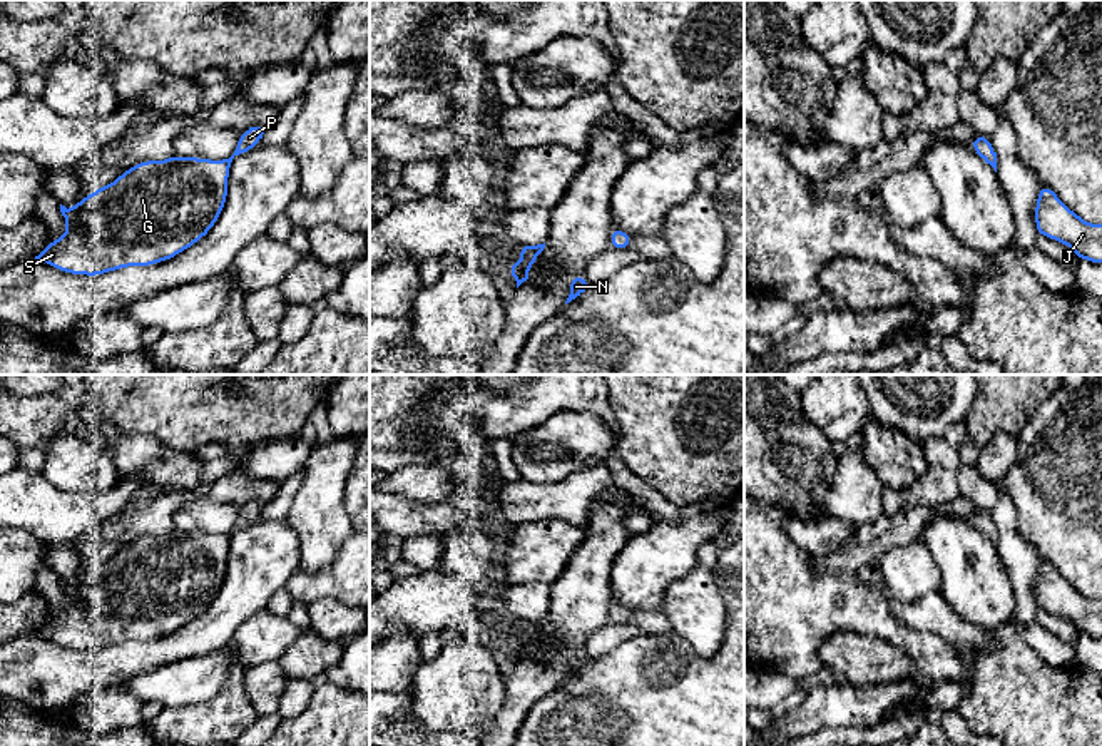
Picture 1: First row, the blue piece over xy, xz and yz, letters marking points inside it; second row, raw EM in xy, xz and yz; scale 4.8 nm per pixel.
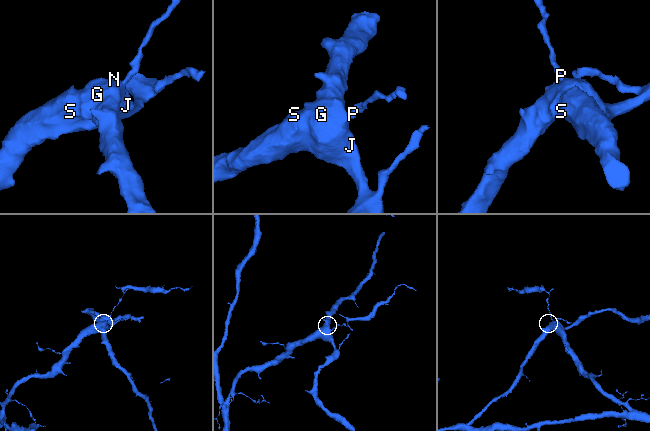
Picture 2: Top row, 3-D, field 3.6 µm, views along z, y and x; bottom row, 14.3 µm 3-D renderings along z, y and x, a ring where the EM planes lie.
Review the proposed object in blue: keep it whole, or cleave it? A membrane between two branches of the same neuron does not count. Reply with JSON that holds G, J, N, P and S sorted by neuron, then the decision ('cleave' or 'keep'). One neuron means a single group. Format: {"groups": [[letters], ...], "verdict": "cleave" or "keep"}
{"groups": [["G", "J", "N", "P", "S"]], "verdict": "keep"}

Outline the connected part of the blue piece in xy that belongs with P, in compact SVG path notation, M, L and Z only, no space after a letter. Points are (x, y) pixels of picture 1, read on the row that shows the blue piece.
M266 129L242 130L229 159L186 159L176 154L166 161L144 161L122 172L112 184L79 199L72 209L60 204L67 231L59 241L47 241L45 249L35 259L64 273L85 276L172 259L202 239L216 224L227 199L232 159L261 144Z

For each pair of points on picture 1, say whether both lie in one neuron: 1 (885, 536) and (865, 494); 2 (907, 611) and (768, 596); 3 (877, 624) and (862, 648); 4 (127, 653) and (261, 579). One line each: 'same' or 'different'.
1: different
2: different
3: different
4: same

